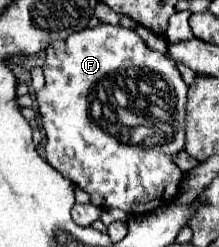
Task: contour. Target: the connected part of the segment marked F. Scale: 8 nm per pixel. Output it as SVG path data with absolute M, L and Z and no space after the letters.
M98 25L94 29L82 29L74 35L70 35L68 39L58 39L54 43L48 45L46 49L46 61L44 61L44 87L36 91L36 101L38 101L38 111L42 113L42 127L46 131L46 161L64 177L68 177L74 185L78 185L80 189L84 189L90 197L92 203L100 209L122 209L126 213L150 213L158 207L164 207L166 203L172 203L174 197L178 195L178 187L180 187L180 179L182 179L182 171L172 163L172 157L184 149L184 117L186 117L186 93L188 93L188 85L182 81L178 67L174 65L174 61L170 61L170 57L166 57L160 51L150 49L134 29L126 29L126 27L116 27L116 25Z

